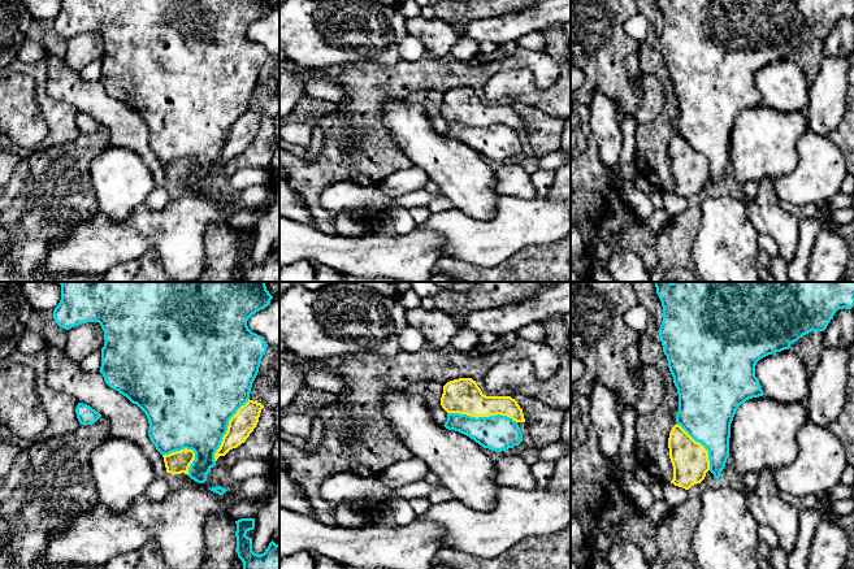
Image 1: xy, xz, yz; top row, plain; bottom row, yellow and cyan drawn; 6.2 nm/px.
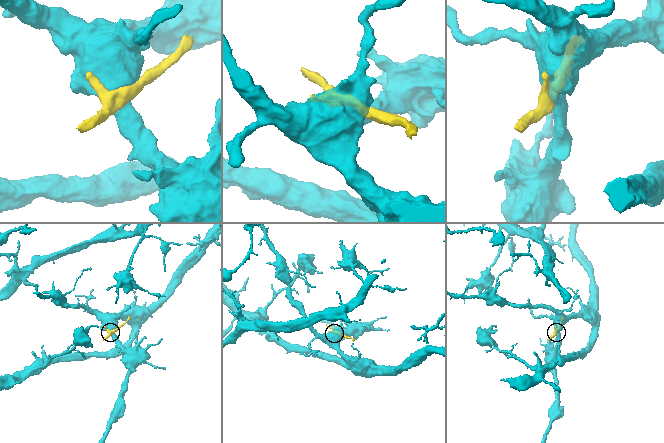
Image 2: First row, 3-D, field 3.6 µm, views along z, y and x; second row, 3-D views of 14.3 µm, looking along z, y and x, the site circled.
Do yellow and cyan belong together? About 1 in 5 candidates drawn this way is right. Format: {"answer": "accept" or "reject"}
{"answer": "reject"}

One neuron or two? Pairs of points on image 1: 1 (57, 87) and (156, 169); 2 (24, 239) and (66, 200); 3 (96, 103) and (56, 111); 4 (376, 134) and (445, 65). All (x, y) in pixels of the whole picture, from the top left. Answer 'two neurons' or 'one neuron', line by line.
1: one neuron
2: one neuron
3: two neurons
4: one neuron

